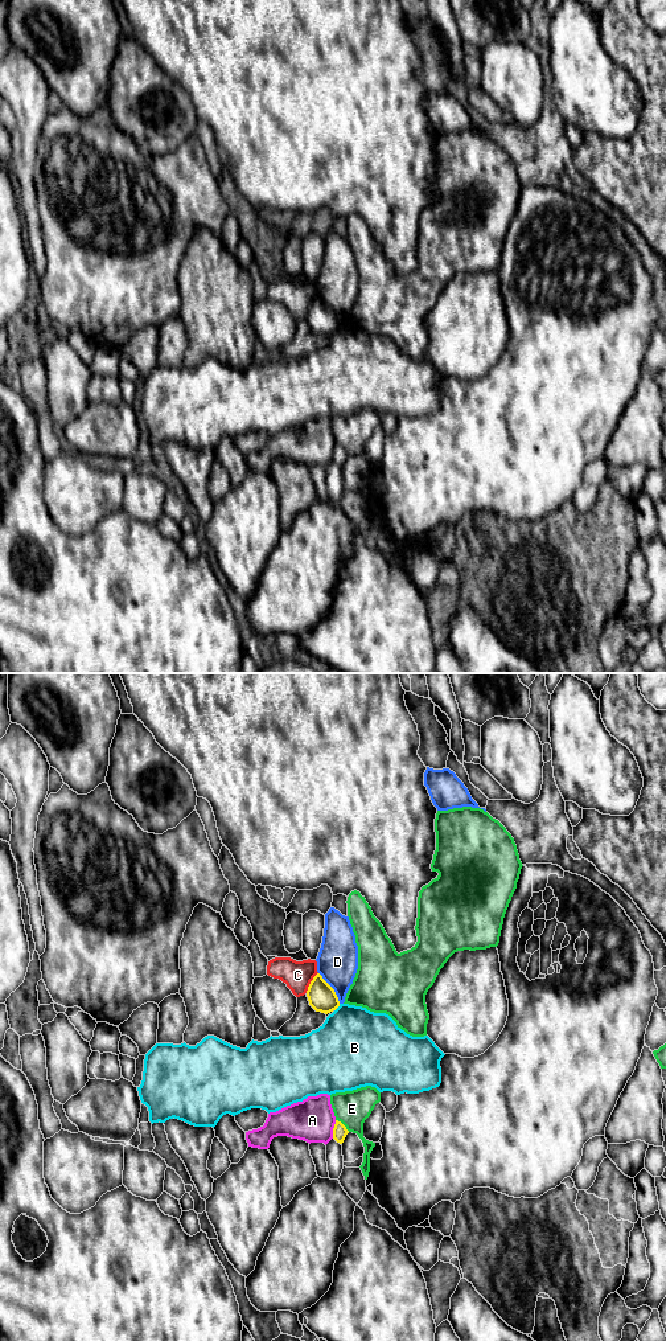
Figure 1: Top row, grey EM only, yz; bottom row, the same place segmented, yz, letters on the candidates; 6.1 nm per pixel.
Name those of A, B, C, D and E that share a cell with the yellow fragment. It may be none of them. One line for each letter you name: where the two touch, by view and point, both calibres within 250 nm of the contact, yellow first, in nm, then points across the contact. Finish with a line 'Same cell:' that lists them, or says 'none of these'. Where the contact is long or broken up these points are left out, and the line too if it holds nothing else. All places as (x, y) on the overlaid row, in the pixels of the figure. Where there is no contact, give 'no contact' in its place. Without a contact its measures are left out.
Same cell: none of these

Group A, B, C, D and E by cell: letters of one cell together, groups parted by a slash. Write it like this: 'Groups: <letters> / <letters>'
Groups: A / B / C / D / E

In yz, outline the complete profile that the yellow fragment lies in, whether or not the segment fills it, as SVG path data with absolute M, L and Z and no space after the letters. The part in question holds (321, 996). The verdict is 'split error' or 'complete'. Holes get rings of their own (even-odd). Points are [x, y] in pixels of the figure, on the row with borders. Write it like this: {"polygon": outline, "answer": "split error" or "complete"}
{"polygon": "M317 973L311 981L307 997L309 1005L321 1013L330 1013L340 1006L338 997L334 989L322 979L320 973Z", "answer": "complete"}

